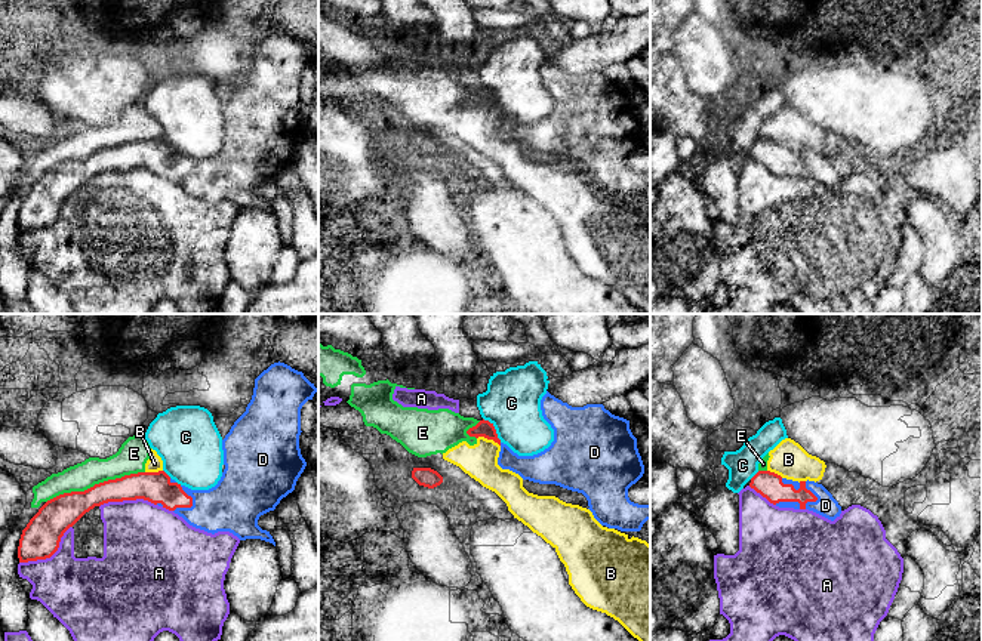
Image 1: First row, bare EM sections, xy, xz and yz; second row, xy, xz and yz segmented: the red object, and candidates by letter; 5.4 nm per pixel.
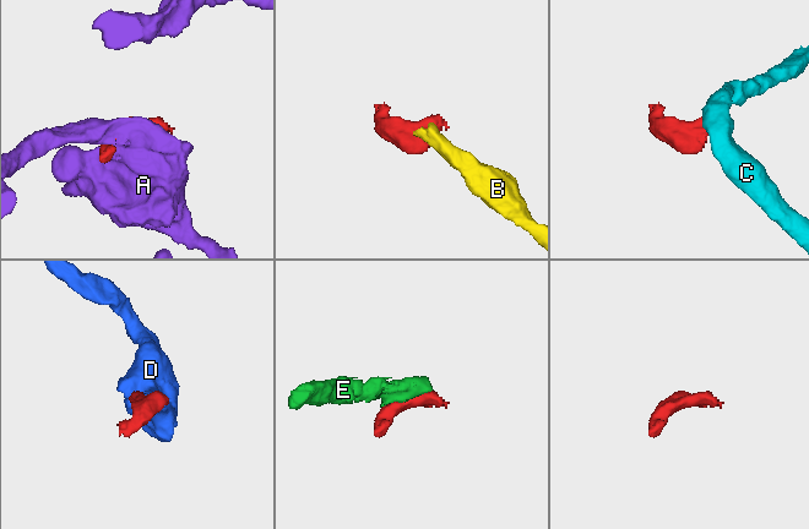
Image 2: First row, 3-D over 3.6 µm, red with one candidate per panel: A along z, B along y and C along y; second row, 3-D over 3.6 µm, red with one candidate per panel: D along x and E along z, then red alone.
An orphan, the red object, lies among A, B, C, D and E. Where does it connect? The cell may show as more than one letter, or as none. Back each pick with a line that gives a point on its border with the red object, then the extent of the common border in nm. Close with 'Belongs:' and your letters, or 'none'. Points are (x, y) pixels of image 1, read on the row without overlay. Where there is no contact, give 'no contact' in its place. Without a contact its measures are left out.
D: xy (191, 173) | 150 nm
Belongs: D

